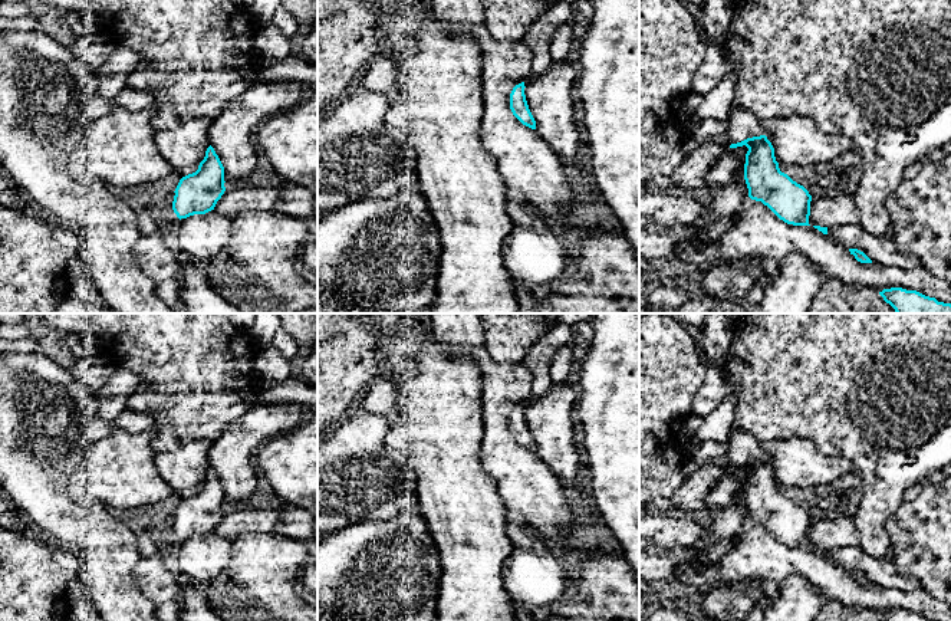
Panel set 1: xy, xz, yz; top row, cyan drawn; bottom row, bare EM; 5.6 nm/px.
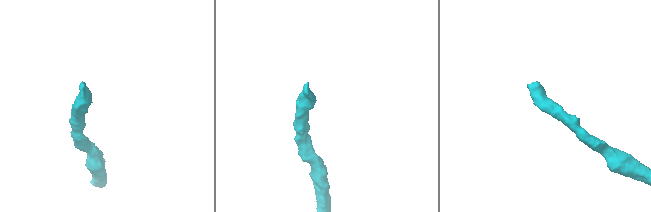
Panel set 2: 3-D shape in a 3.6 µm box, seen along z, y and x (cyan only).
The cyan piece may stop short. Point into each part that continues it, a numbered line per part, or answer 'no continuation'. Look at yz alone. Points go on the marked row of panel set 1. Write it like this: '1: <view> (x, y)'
1: yz (743, 124)

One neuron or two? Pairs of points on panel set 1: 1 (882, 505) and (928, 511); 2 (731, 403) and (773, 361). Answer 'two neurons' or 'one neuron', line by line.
1: two neurons
2: two neurons

